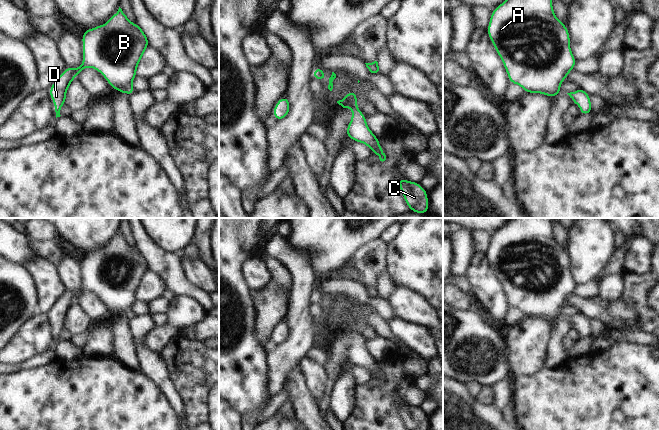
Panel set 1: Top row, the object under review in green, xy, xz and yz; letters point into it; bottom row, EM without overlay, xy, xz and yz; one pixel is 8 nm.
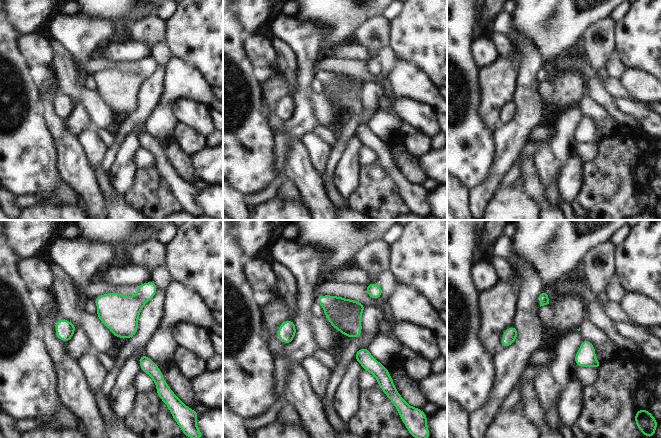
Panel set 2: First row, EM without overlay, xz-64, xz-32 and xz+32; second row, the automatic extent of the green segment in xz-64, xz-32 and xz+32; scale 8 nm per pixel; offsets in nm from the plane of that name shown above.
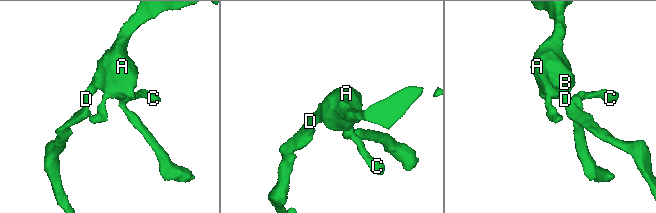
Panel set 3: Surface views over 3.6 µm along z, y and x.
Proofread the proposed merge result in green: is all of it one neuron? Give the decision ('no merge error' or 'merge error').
no merge error

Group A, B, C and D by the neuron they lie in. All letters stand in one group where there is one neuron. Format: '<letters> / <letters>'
A B C D

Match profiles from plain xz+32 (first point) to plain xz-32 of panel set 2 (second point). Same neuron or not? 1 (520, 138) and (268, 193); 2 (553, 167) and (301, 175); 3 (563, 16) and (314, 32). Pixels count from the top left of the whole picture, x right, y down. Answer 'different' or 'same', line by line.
1: different
2: different
3: different

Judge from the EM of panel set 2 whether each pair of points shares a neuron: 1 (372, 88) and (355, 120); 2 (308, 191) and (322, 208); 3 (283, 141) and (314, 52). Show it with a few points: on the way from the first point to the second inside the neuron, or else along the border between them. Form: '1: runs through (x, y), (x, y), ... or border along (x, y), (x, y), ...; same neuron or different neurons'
1: runs through (371, 96), (369, 108), (363, 114); same neuron
2: runs through (312, 195), (321, 204); same neuron
3: runs through (304, 119), (304, 91), (307, 74); same neuron

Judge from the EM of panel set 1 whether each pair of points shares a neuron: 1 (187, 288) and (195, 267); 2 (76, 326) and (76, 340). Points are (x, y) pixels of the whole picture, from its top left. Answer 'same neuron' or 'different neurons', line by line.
1: different neurons
2: different neurons

